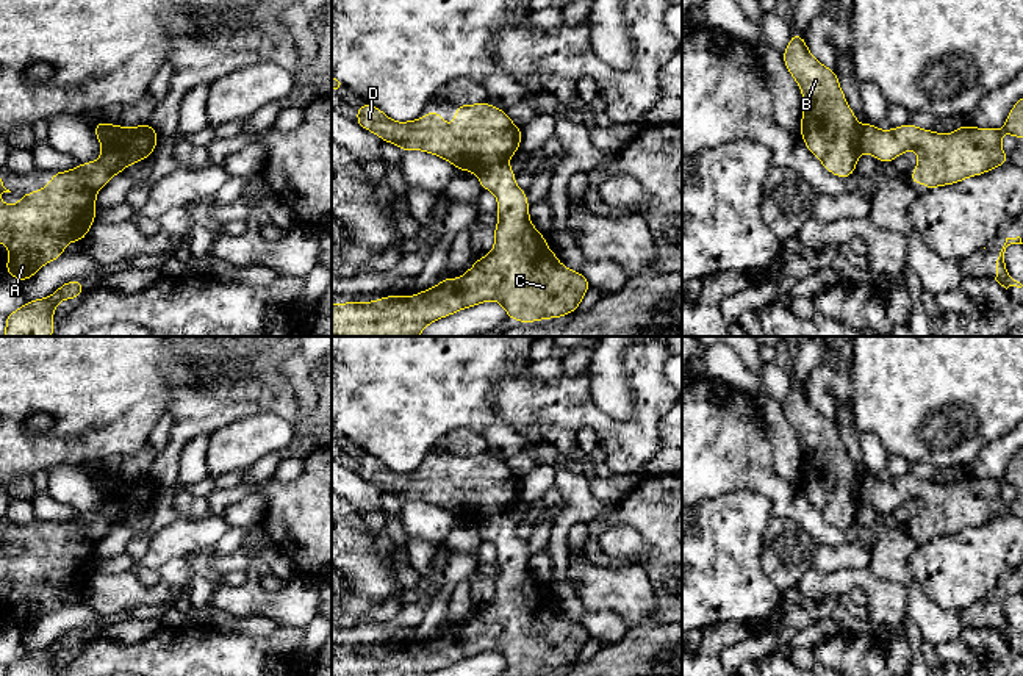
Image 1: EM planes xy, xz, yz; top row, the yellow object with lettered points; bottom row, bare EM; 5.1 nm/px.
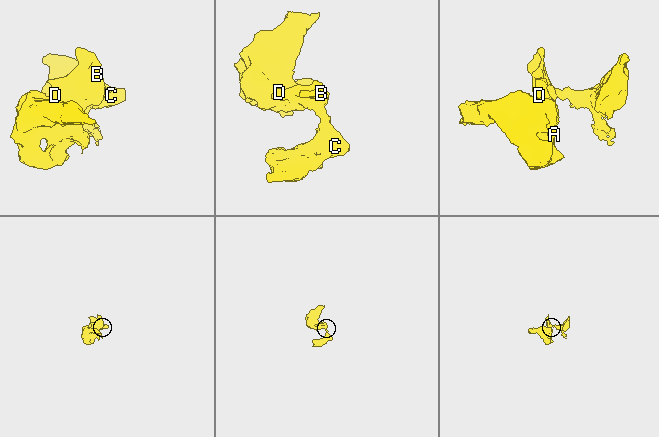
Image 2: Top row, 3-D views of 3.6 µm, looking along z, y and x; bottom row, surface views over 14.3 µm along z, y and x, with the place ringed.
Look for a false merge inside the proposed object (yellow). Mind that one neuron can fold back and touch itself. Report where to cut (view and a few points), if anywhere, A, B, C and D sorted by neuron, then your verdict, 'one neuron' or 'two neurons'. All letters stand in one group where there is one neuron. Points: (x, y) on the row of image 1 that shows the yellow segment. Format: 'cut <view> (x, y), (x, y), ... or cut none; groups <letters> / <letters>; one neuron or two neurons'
cut xz (506, 161), (477, 172); groups A B D / C; two neurons

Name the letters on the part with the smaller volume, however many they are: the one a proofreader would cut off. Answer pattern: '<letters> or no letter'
C

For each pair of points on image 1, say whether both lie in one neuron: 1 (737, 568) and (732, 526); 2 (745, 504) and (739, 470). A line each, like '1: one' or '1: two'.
1: one
2: two

